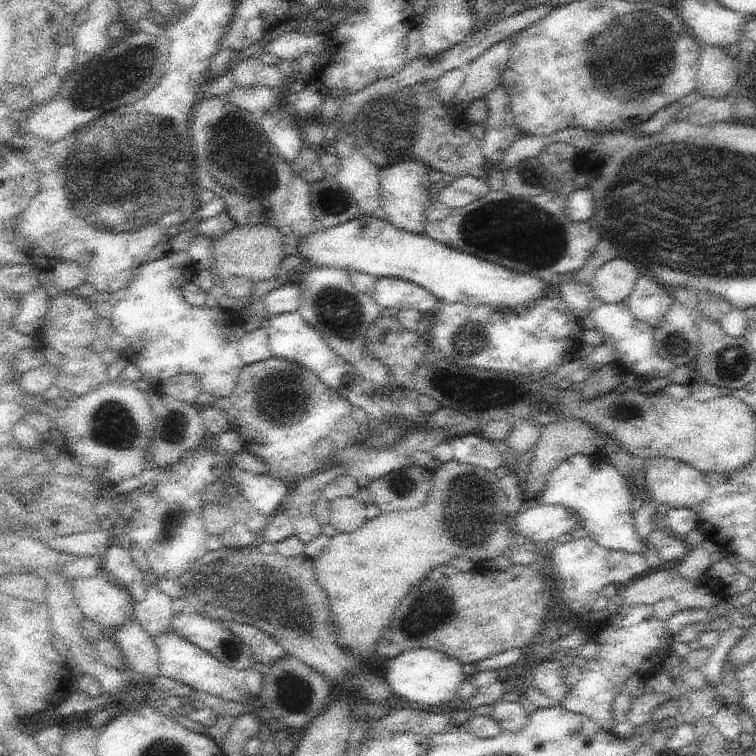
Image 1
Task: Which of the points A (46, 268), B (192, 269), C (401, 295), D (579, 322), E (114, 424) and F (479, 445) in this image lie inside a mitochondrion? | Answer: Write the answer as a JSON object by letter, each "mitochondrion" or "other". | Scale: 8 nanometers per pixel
{"A":"other","B":"other","C":"other","D":"other","E":"mitochondrion","F":"other"}

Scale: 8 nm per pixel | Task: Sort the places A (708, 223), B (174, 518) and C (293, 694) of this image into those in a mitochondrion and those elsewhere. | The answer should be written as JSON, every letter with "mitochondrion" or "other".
{"A":"mitochondrion","B":"mitochondrion","C":"mitochondrion"}

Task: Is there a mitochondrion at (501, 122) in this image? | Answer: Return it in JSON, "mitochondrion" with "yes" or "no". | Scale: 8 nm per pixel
{"mitochondrion":"no"}

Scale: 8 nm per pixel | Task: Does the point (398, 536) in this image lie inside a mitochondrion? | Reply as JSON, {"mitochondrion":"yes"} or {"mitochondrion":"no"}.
{"mitochondrion":"no"}

